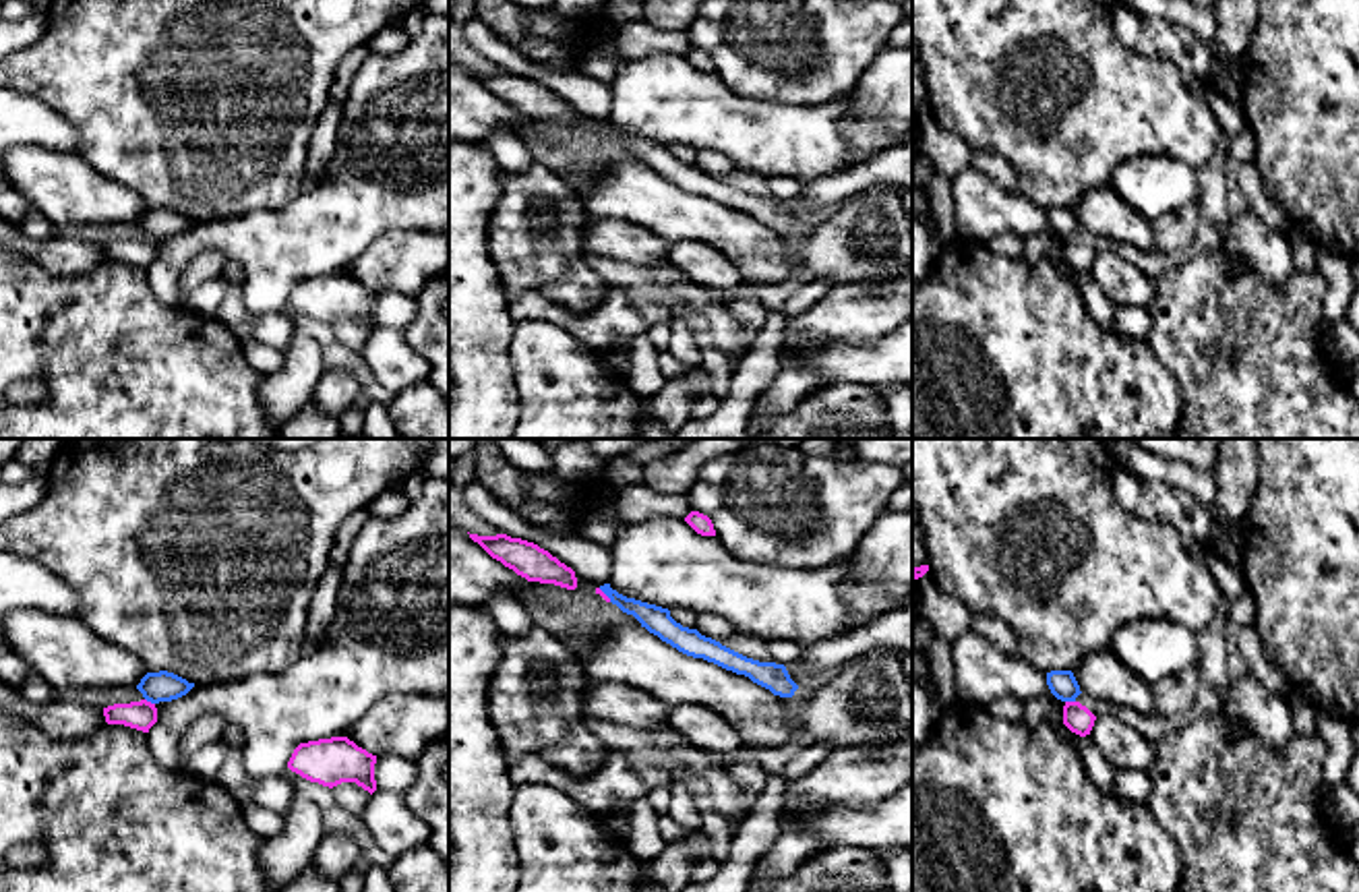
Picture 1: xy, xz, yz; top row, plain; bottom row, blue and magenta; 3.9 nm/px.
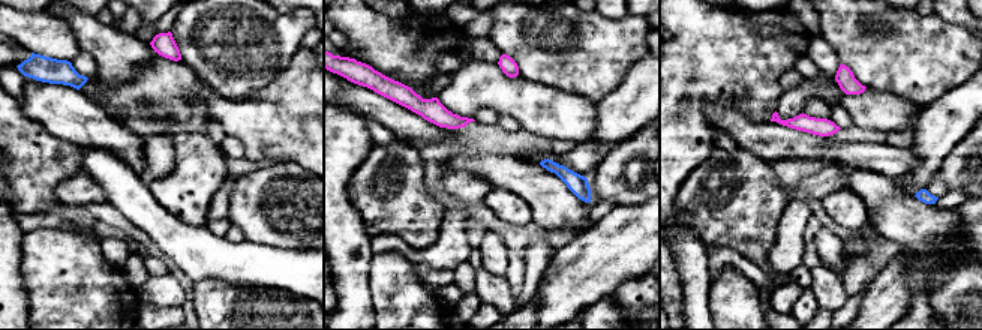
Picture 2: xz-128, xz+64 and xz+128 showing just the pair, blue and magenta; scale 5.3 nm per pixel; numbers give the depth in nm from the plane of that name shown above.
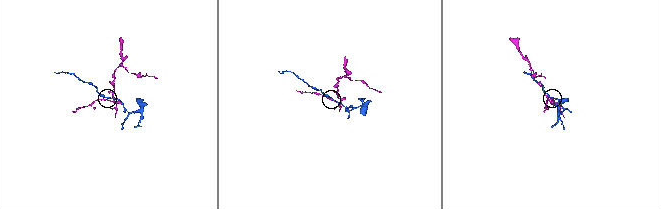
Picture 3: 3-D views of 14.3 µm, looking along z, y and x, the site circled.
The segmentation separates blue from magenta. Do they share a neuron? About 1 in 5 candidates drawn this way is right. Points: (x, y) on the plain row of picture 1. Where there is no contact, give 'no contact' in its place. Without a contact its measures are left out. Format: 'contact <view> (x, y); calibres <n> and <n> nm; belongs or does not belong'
contact xy (149, 236); calibres 120 and 110 nm; does not belong

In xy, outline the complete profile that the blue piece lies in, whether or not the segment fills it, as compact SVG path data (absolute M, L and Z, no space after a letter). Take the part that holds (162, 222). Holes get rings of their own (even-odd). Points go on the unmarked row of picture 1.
M168 207L147 209L137 221L143 234L151 240L178 236L186 232L192 224L194 219L188 219L186 215Z

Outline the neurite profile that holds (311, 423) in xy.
M310 397L308 404L275 433L275 439L337 439L339 435L339 416L323 412Z

